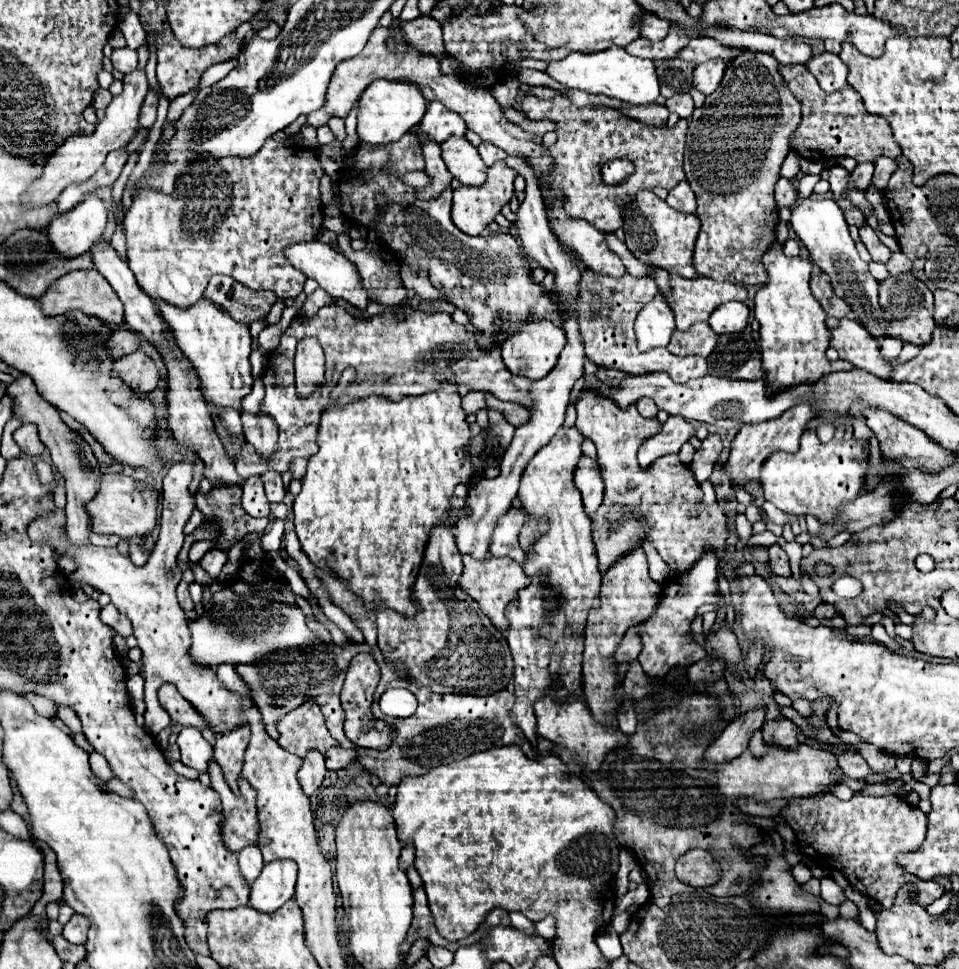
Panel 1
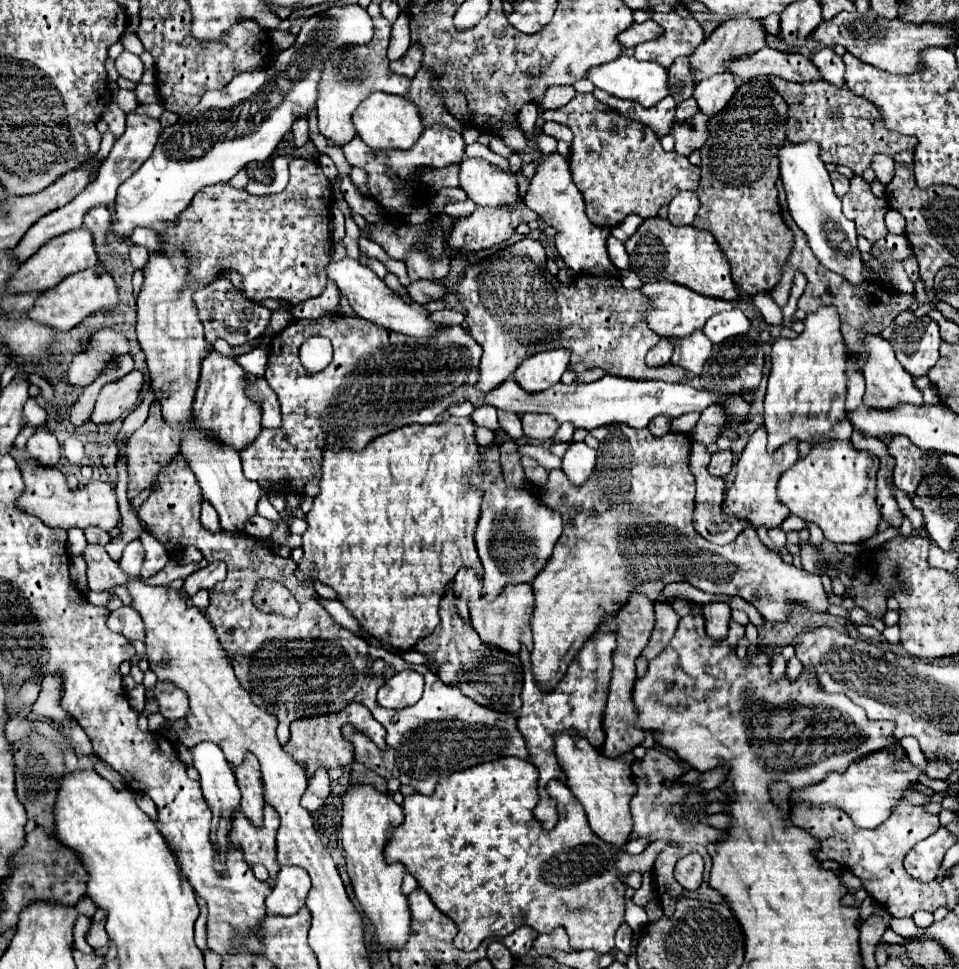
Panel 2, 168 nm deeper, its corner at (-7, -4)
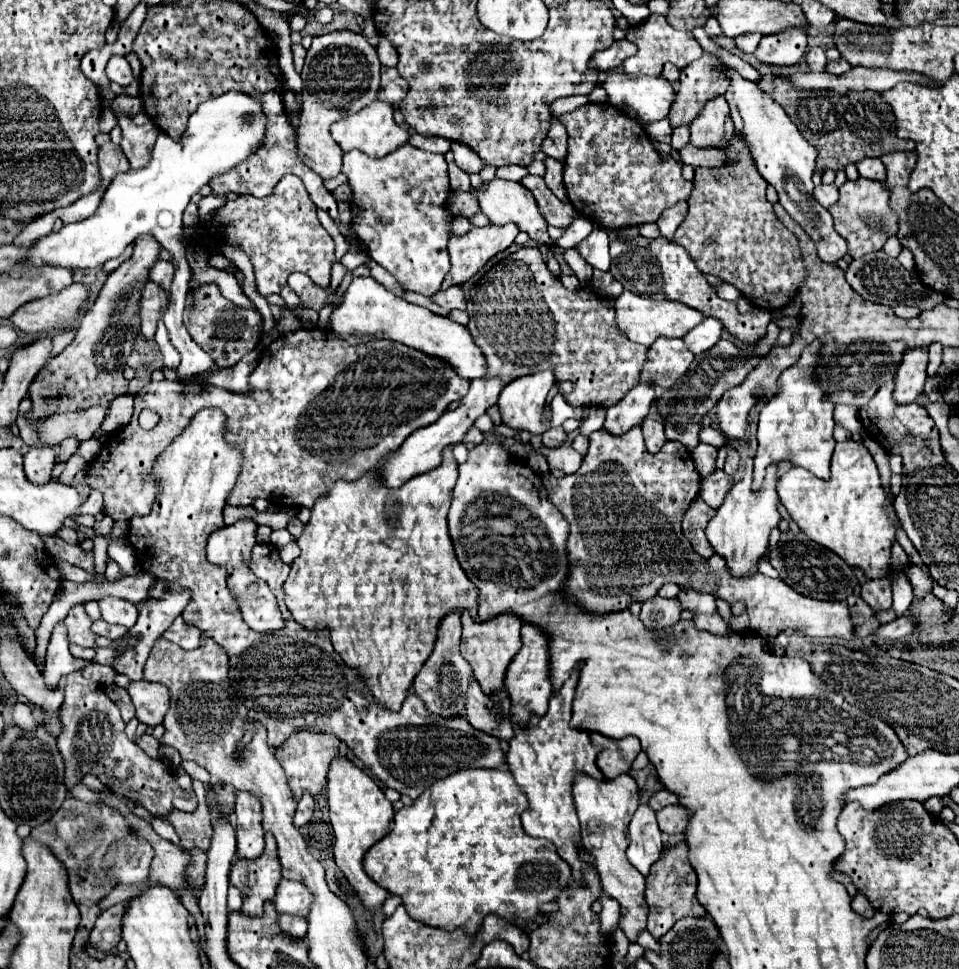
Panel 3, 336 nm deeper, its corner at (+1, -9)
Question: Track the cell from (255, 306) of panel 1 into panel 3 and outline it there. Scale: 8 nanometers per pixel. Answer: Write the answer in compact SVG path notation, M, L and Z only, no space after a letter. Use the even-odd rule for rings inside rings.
M208 283L188 293L184 309L184 325L192 335L192 339L216 361L218 367L232 367L244 357L244 353L252 351L258 345L262 317L256 311L232 305L228 299L220 295L216 283Z

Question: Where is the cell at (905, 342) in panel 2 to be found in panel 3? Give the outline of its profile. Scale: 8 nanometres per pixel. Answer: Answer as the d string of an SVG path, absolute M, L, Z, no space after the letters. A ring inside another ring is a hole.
M910 347L904 351L896 371L896 401L912 403L924 389L928 365L928 347Z

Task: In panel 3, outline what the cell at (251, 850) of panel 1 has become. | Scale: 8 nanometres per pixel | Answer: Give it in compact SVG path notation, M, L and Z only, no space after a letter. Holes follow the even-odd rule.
M230 885L230 887L228 887L228 909L240 909L242 903L244 903L242 891L240 891L238 887Z

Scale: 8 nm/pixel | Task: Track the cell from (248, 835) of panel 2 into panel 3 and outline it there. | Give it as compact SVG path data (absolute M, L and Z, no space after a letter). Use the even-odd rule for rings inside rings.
M266 833L266 847L264 853L256 859L242 859L236 857L230 869L230 883L240 885L240 889L248 889L250 893L242 905L244 913L260 915L262 903L272 899L276 893L276 885L282 879L280 861L276 857L276 841L272 833Z

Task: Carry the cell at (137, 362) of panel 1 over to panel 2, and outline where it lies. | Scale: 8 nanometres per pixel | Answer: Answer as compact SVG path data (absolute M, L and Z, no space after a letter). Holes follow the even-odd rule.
M132 370L130 374L126 374L116 382L108 382L98 394L96 406L92 410L92 422L104 424L122 418L128 410L136 406L142 384L144 376L138 370Z

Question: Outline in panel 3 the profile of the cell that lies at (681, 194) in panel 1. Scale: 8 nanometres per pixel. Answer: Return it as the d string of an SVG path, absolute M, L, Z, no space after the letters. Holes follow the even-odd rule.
M678 201L676 205L668 207L668 209L660 215L660 219L658 219L660 233L670 241L670 239L674 237L676 229L680 227L680 223L684 221L686 215L688 215L688 205L686 205L686 201Z

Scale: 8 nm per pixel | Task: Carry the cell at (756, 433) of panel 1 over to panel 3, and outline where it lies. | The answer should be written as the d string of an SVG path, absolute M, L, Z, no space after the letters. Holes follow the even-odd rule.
M746 457L742 479L734 483L734 487L724 497L724 503L718 507L716 515L710 519L706 527L706 537L714 551L728 561L732 573L742 577L744 573L754 573L758 559L768 549L768 535L778 523L782 515L778 513L778 493L776 493L776 465L768 465L766 479L758 491L752 491L752 457Z

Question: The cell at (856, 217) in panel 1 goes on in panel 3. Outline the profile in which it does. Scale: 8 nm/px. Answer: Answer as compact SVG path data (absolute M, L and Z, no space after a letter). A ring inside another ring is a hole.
M870 179L846 181L840 187L840 199L828 211L834 217L836 231L848 241L848 253L854 259L870 251L882 249L884 241L898 231L896 215L888 207L888 189L884 183L878 181L870 181Z

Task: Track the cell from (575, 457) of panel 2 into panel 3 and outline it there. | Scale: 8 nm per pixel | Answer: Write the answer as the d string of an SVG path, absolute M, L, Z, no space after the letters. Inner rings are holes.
M562 445L562 447L556 447L556 449L548 449L548 447L542 447L540 453L548 459L548 465L550 467L558 467L560 471L564 471L566 475L570 473L576 473L582 465L582 459L584 455L580 455L574 447L570 445Z

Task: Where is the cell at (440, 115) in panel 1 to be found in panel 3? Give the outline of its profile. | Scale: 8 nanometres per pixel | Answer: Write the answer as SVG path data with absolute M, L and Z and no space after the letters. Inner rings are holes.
M410 143L402 145L400 149L396 149L396 153L390 153L382 159L368 157L362 151L352 149L344 153L342 173L348 177L348 183L354 193L352 225L360 241L366 245L368 255L376 263L380 263L384 269L388 269L404 289L422 293L426 297L436 293L450 269L446 245L450 239L448 227L450 227L452 215L446 211L446 205L444 205L450 197L450 183L448 183L444 155L412 147Z

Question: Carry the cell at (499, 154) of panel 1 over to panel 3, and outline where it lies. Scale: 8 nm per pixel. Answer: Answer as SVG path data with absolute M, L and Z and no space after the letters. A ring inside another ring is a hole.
M526 175L522 181L520 181L526 189L530 189L530 193L534 195L538 209L542 213L542 217L554 225L554 227L560 227L560 229L566 229L572 221L568 221L568 213L572 213L572 217L576 217L576 211L572 205L564 205L544 183L542 177L536 177L536 175Z

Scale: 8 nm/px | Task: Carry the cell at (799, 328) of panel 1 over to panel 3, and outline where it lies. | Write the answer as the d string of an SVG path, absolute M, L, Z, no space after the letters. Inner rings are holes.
M820 339L806 345L796 365L782 371L778 377L778 393L770 397L760 415L758 415L758 451L754 459L754 483L758 489L762 485L764 471L770 463L778 463L788 459L796 467L806 467L816 477L824 479L830 473L830 457L834 453L836 441L832 437L834 431L834 401L828 393L822 391L816 367L820 363Z

